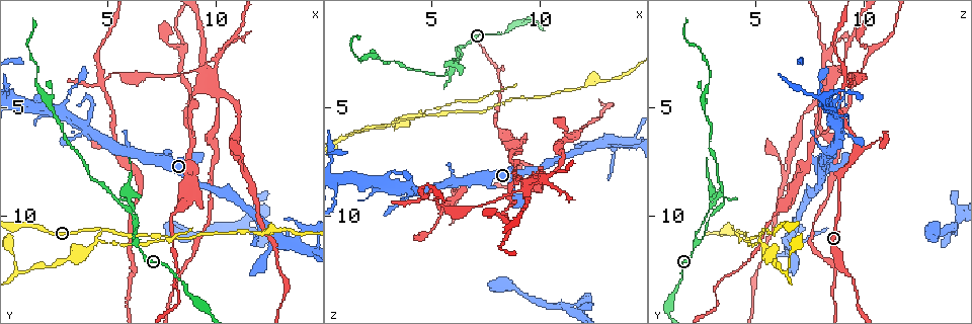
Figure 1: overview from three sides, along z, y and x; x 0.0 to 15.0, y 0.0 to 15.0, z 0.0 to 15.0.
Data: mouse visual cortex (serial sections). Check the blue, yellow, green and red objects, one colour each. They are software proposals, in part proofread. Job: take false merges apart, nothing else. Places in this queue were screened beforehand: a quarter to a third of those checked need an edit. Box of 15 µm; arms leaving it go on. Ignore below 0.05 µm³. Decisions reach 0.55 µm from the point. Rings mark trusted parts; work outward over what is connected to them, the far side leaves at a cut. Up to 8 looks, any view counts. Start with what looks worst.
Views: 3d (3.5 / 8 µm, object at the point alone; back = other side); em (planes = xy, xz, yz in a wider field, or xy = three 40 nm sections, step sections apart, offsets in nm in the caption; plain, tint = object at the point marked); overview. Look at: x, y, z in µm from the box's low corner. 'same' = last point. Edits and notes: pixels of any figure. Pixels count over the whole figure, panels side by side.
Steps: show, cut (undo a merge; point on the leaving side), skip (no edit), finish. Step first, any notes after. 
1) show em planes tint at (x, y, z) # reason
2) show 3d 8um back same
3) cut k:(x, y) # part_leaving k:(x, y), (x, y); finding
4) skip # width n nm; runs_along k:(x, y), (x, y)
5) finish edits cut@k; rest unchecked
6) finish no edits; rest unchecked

show 3d 3.5um at (5.9, 9.6, 3.3) # side arm on a straight run

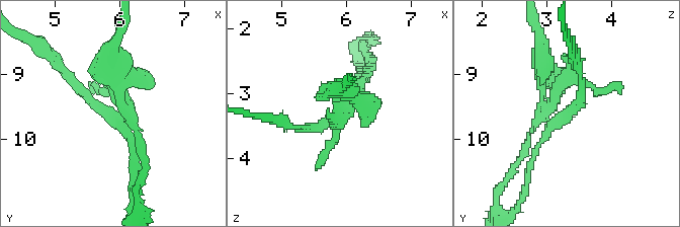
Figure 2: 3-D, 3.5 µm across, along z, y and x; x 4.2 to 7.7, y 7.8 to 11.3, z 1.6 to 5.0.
show em xy step 3 tint at (5.90, 9.70, 3.20) # need the tissue

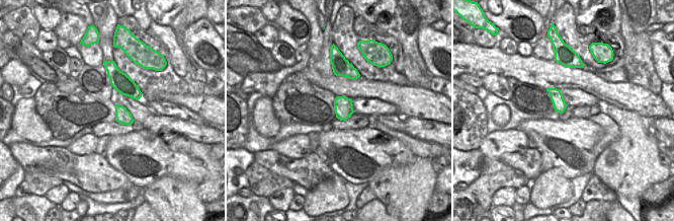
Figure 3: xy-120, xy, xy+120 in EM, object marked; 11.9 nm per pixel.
cut 2:(342, 121) # a second cell is stuck on

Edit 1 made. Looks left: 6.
show 3d 3.5um at (1.7, 4.1, 2.7) # thick turns thin

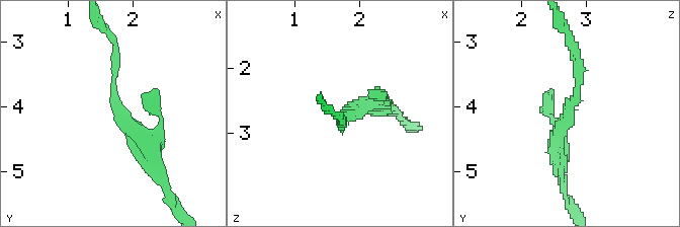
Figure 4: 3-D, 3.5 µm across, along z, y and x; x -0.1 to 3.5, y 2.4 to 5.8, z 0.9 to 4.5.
show em xy step 5 tint at (1.80, 4.10, 2.70)

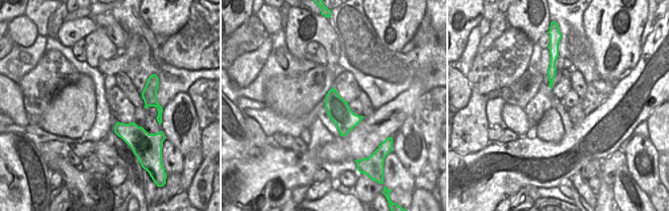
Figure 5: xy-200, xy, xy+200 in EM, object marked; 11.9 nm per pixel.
skip # runs_along 4:(154, 166), (113, 100), (116, 48); all the same cell

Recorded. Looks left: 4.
show 3d 3.5um at (5.5, 7.0, 9.7) # three-way junction

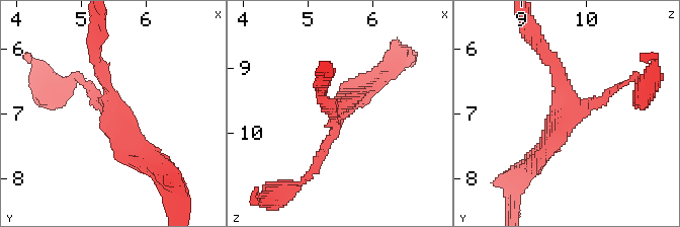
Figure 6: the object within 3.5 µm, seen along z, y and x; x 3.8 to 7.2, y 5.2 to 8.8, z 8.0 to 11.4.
show em xy step 5 tint at (5.45, 7.00, 9.70) # shape alone is not enough

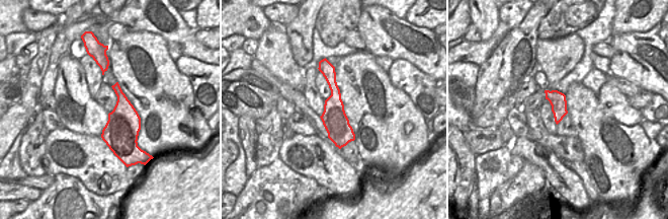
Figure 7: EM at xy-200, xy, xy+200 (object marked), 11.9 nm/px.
skip # runs_along 7:(328, 68), (341, 144); continuous, no second cell

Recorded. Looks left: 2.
show 3d 3.5um back at (4.7, 3.9, 9.2) # a narrow waist

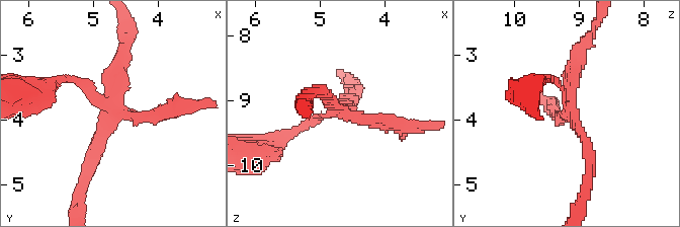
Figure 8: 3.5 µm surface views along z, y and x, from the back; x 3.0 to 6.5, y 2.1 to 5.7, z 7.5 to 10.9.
cut 8:(386, 121) # part_leaving 8:(328, 111), (272, 148), (254, 151); a second cell is stuck on

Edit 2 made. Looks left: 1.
finish edits cut@2, cut@8; rest unchecked

